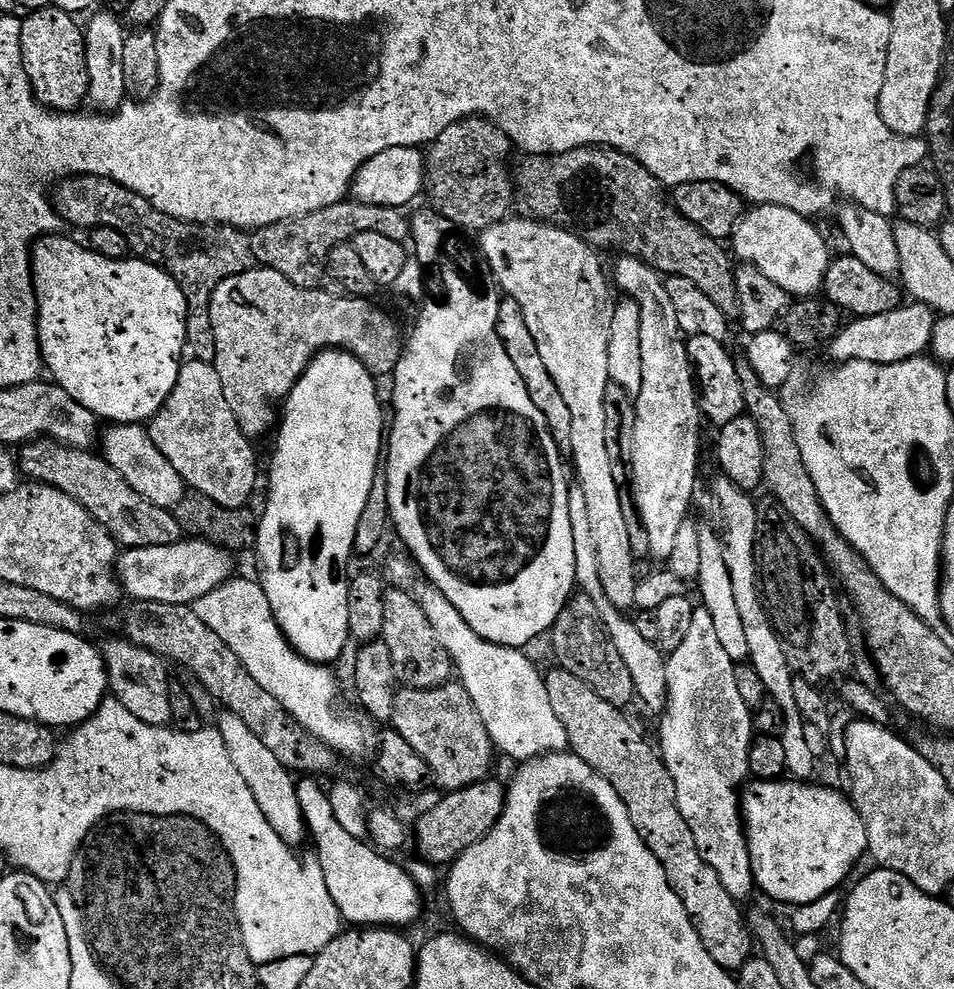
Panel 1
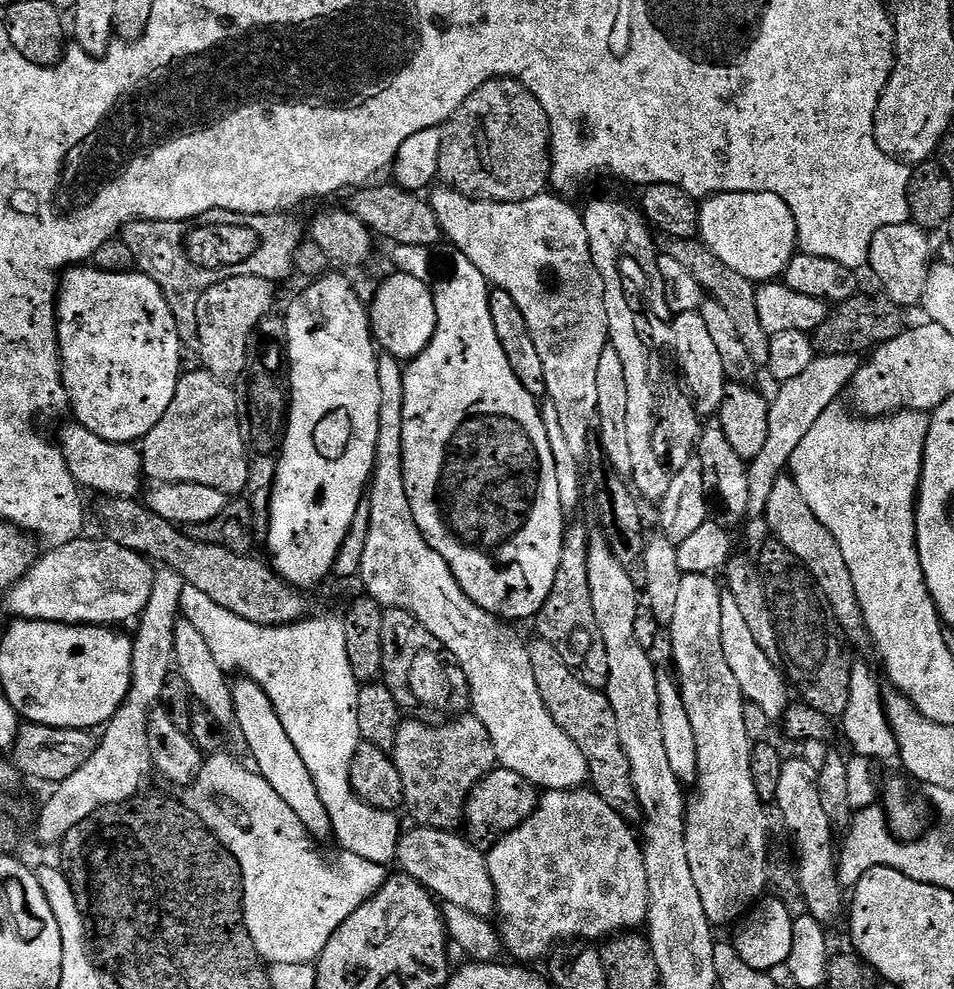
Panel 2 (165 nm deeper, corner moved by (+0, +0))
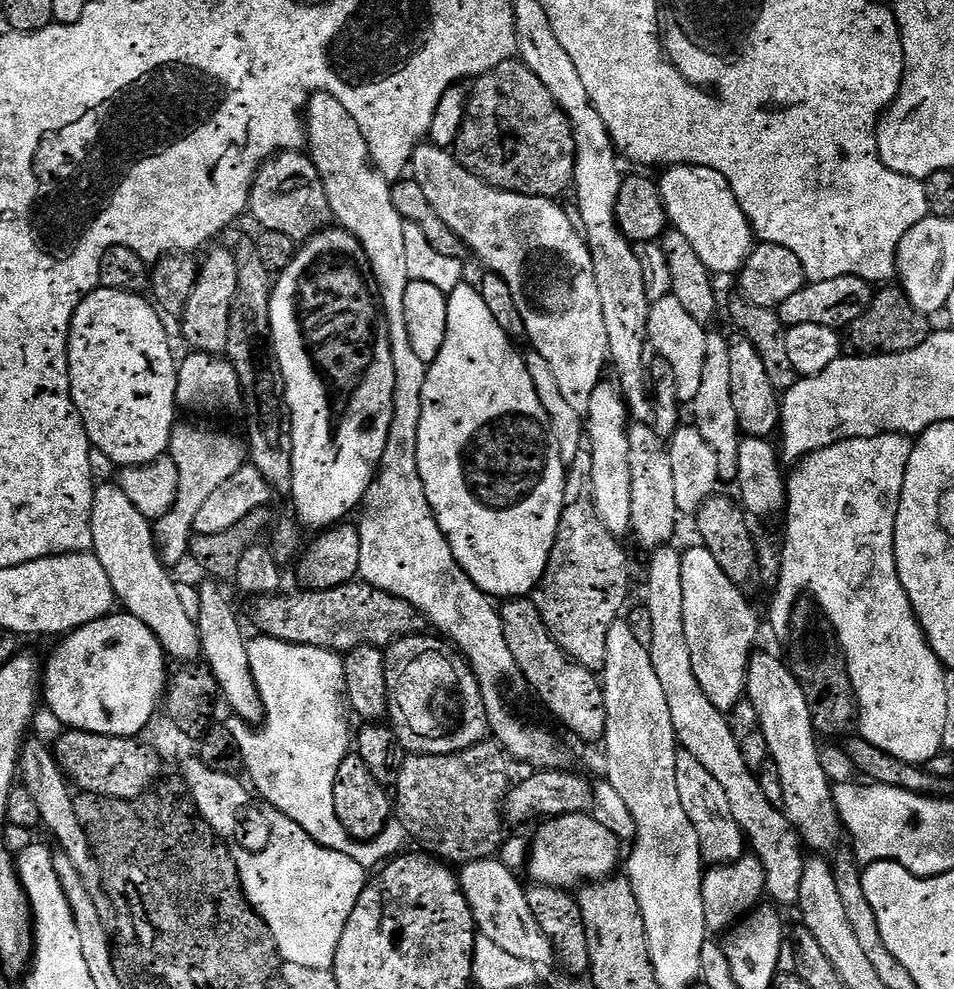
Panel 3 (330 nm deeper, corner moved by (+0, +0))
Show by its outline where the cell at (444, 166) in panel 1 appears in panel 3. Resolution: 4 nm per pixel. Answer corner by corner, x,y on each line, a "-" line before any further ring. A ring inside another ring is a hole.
519,58
504,60
498,66
494,66
494,70
490,70
485,76
475,77
473,88
470,88
468,97
468,109
464,115
462,122
462,130
458,134
454,145
454,155
459,160
462,167
470,170
480,180
485,180
490,186
500,188
504,192
513,192
514,194
522,194
523,196
547,196
549,198
560,198
564,191
573,187
576,179
576,143
574,142
574,134
570,122
566,118
566,114
560,109
559,102
550,94
550,90
546,90
546,86
542,84
542,78
538,78
538,74
534,74
534,70
530,70

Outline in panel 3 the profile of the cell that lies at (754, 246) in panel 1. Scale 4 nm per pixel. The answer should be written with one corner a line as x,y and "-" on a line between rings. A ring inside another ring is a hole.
677,164
665,172
668,173
659,177
658,183
671,227
689,240
713,274
739,273
754,247
754,233
726,178
718,170
693,164

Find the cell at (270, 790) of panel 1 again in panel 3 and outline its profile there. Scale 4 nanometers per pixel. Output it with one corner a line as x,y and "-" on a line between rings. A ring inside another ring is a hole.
101,483
94,494
91,551
102,562
102,570
106,570
110,586
114,586
117,601
122,608
124,604
123,611
150,626
171,659
173,656
176,662
199,661
202,656
200,630
178,599
177,581
172,581
168,573
171,571
160,561
153,521
147,520
115,483

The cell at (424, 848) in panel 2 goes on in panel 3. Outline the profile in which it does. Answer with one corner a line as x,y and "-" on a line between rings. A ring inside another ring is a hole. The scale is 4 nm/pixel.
500,858
465,864
459,869
458,879
474,914
479,935
490,938
490,942
495,942
500,949
514,954
514,958
522,958
522,962
537,966
553,963
552,939
542,934
542,926
538,926
538,918
534,918
534,910
530,910
525,885
520,885
519,878

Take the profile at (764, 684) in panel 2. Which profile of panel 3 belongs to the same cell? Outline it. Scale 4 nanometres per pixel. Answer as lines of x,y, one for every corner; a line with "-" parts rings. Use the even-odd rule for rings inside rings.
757,651
753,655
748,661
746,700
756,711
758,730
766,738
766,746
770,746
770,759
778,766
778,778
782,778
783,813
813,853
828,854
842,840
840,816
832,801
834,786
822,771
821,745
816,744
818,733
810,718
806,694
802,694
791,667
781,657
780,660
768,652

